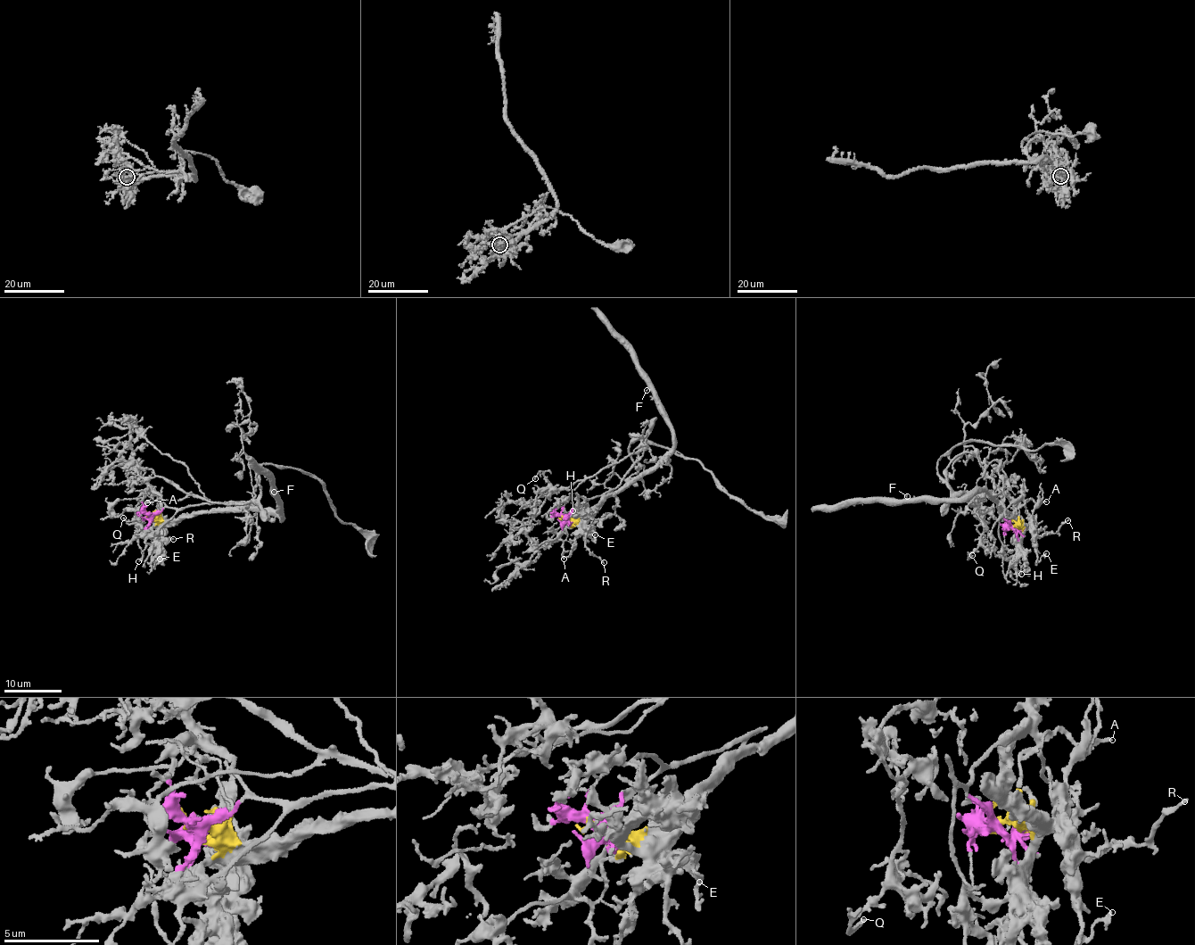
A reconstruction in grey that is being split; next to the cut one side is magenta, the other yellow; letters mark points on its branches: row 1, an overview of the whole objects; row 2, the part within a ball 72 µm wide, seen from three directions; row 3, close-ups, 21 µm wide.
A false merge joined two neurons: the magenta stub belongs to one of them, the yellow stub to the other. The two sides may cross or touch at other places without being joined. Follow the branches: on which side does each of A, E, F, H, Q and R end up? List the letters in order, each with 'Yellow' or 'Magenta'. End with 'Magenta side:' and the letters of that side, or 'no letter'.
A: Magenta
E: Yellow
F: Yellow
H: Magenta
Q: Magenta
R: Yellow
Magenta side: A, H, Q

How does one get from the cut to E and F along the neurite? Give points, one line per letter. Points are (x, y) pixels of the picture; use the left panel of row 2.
E: (150, 514), (160, 529), (157, 559), (160, 558)
F: (150, 514), (165, 520), (256, 505), (281, 517), (284, 513), (283, 506), (277, 491), (274, 492)

